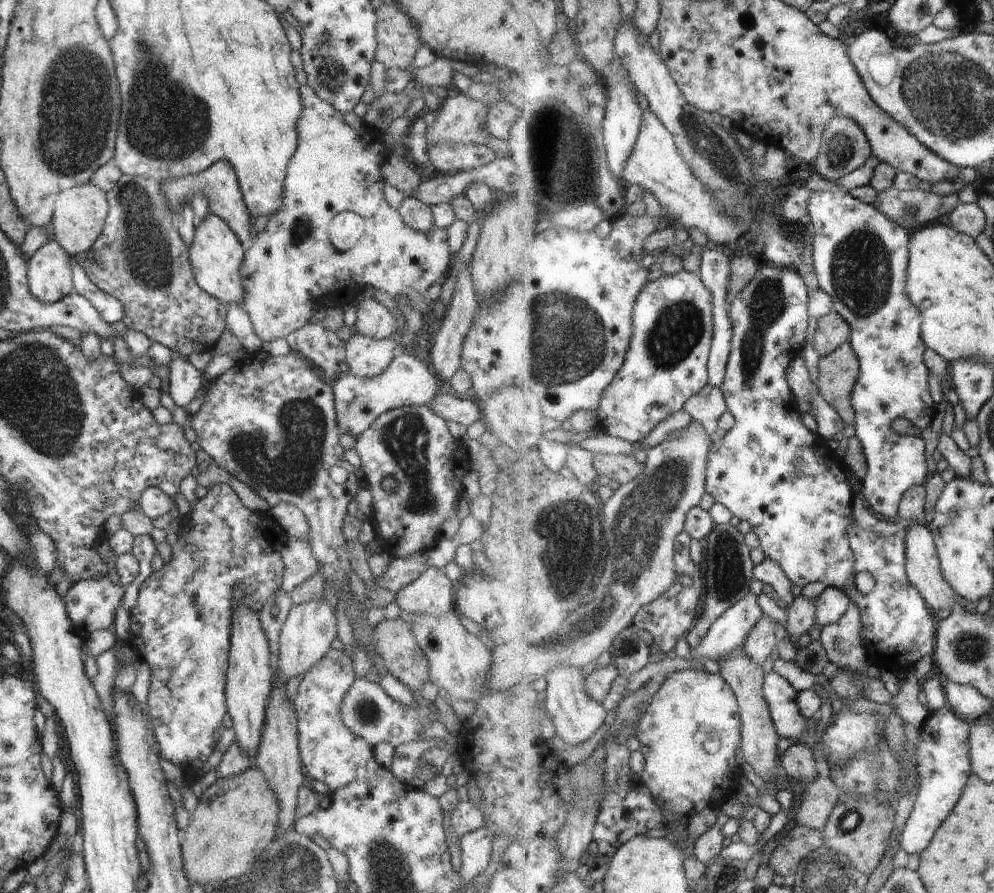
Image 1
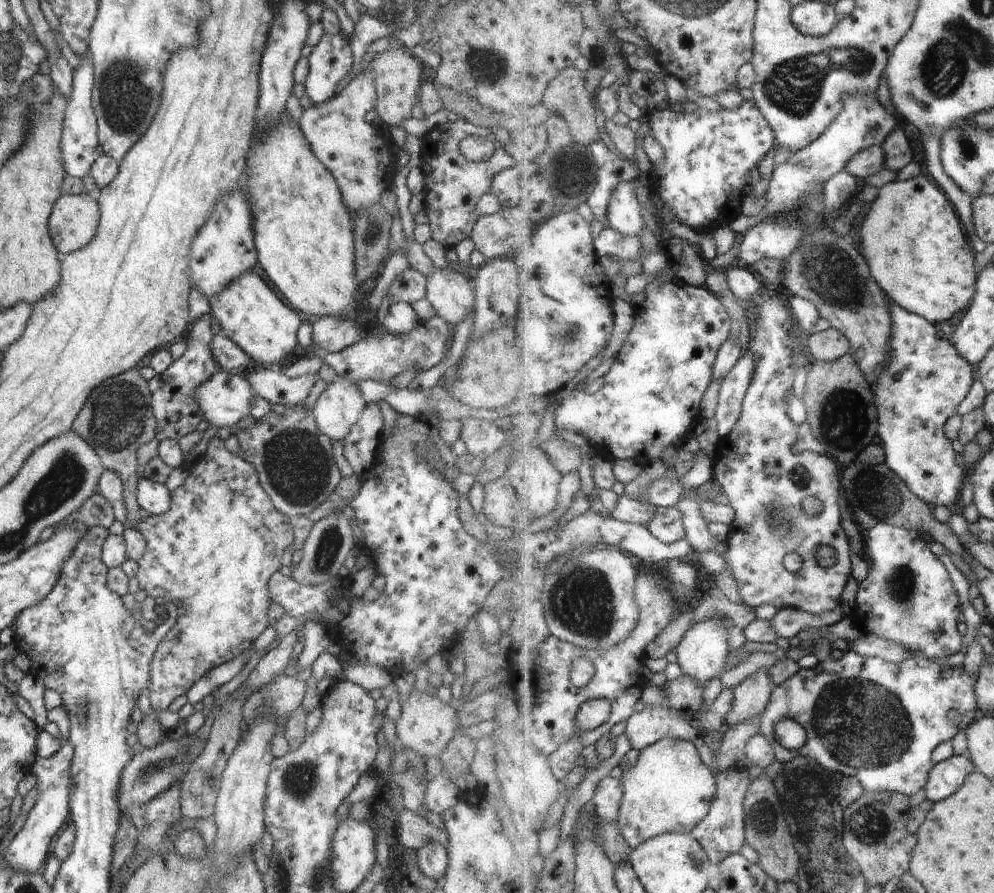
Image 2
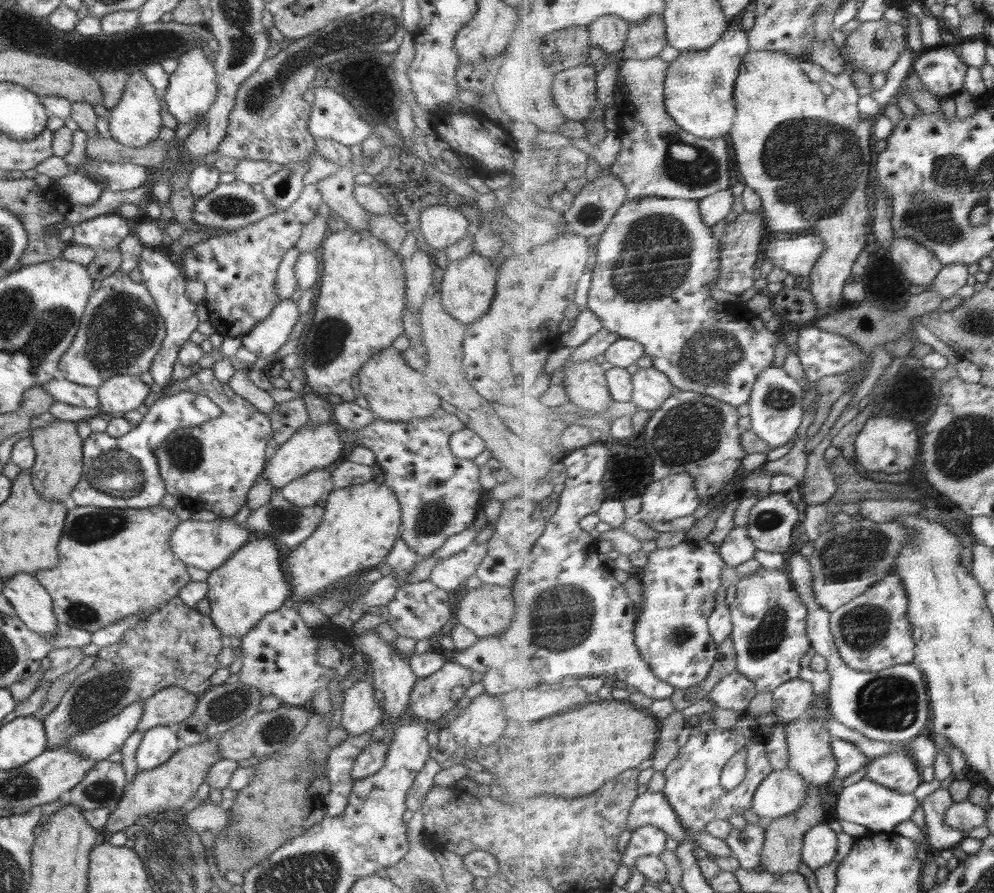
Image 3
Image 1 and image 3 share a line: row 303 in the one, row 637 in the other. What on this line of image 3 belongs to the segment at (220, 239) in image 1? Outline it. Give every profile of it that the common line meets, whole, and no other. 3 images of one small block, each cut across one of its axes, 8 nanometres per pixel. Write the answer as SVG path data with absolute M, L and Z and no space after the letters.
M256 538L244 544L234 556L230 556L220 568L209 572L208 602L210 620L222 632L226 640L242 638L263 615L278 610L286 598L293 597L289 581L281 570L280 550L270 538Z

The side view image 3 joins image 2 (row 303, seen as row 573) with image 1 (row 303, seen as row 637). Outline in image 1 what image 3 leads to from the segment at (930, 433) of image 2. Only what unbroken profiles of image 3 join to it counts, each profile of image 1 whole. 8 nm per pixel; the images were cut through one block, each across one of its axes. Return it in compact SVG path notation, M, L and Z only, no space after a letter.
M840 190L838 192L815 192L813 198L810 199L810 218L814 224L816 233L816 268L818 268L818 276L822 276L821 288L824 289L832 298L834 298L835 310L846 318L851 325L853 325L853 335L851 336L851 343L854 350L857 352L858 358L861 360L861 378L858 381L857 387L854 391L853 403L854 410L857 412L856 436L860 438L864 445L864 452L868 457L869 472L868 476L862 481L864 486L864 495L870 502L872 508L876 510L884 519L897 523L902 520L901 504L905 499L906 492L910 488L918 485L926 484L930 477L930 470L928 470L928 456L926 456L926 438L921 435L924 430L928 430L936 416L938 416L938 408L936 408L936 400L930 392L930 369L926 366L924 354L928 345L923 337L923 323L925 316L923 312L909 295L909 270L911 263L911 243L912 233L906 230L904 226L900 226L898 222L890 220L884 212L882 212L875 203L862 202L860 198L856 198L854 194L845 193Z

